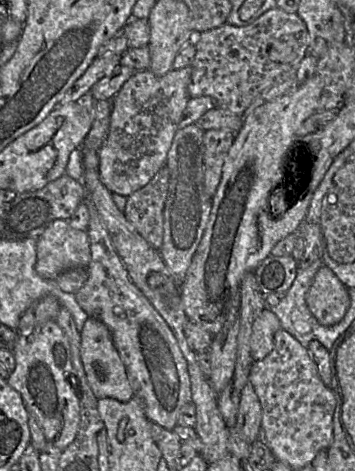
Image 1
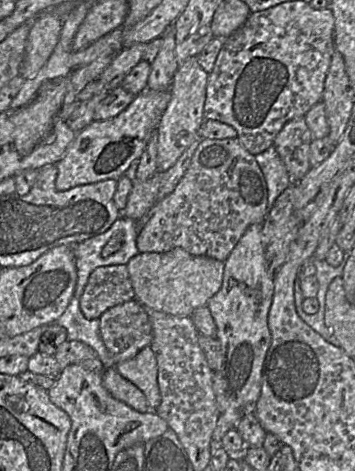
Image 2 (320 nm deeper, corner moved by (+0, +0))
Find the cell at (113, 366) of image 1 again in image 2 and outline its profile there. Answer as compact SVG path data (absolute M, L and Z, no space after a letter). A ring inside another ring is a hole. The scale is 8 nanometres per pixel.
M145 347L129 360L115 364L113 368L143 392L152 410L160 405L157 361L150 347Z

